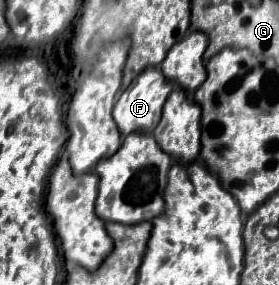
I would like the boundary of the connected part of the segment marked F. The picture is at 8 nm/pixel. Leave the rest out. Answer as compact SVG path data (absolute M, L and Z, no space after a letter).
M146 68L142 70L132 82L130 86L120 94L116 106L114 106L114 122L116 126L120 128L122 136L128 136L130 132L152 132L160 120L160 114L162 114L162 106L168 98L168 94L172 92L174 84L168 82L168 78L164 78L164 74L160 72L160 68Z

